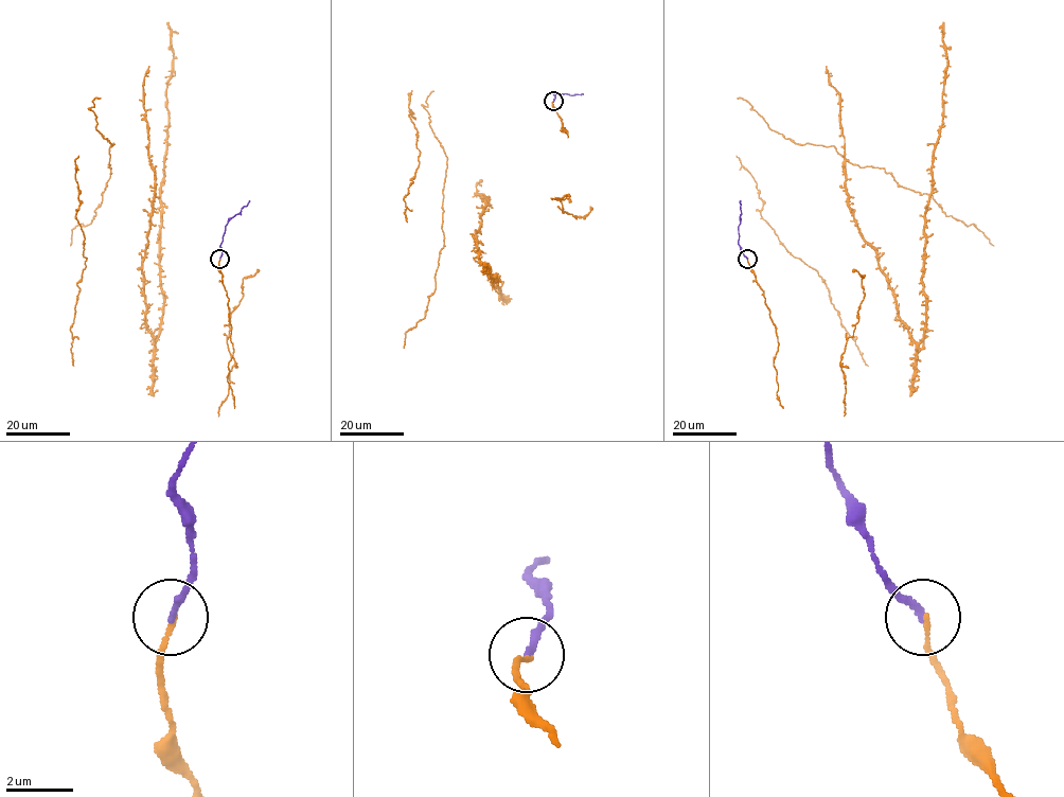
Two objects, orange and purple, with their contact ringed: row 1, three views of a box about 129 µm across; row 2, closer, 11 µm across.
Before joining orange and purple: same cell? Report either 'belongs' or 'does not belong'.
belongs

